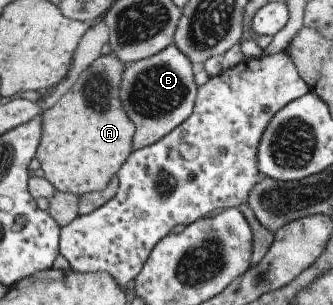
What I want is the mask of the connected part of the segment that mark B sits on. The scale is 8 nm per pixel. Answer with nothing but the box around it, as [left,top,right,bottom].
[119,44,197,151]

